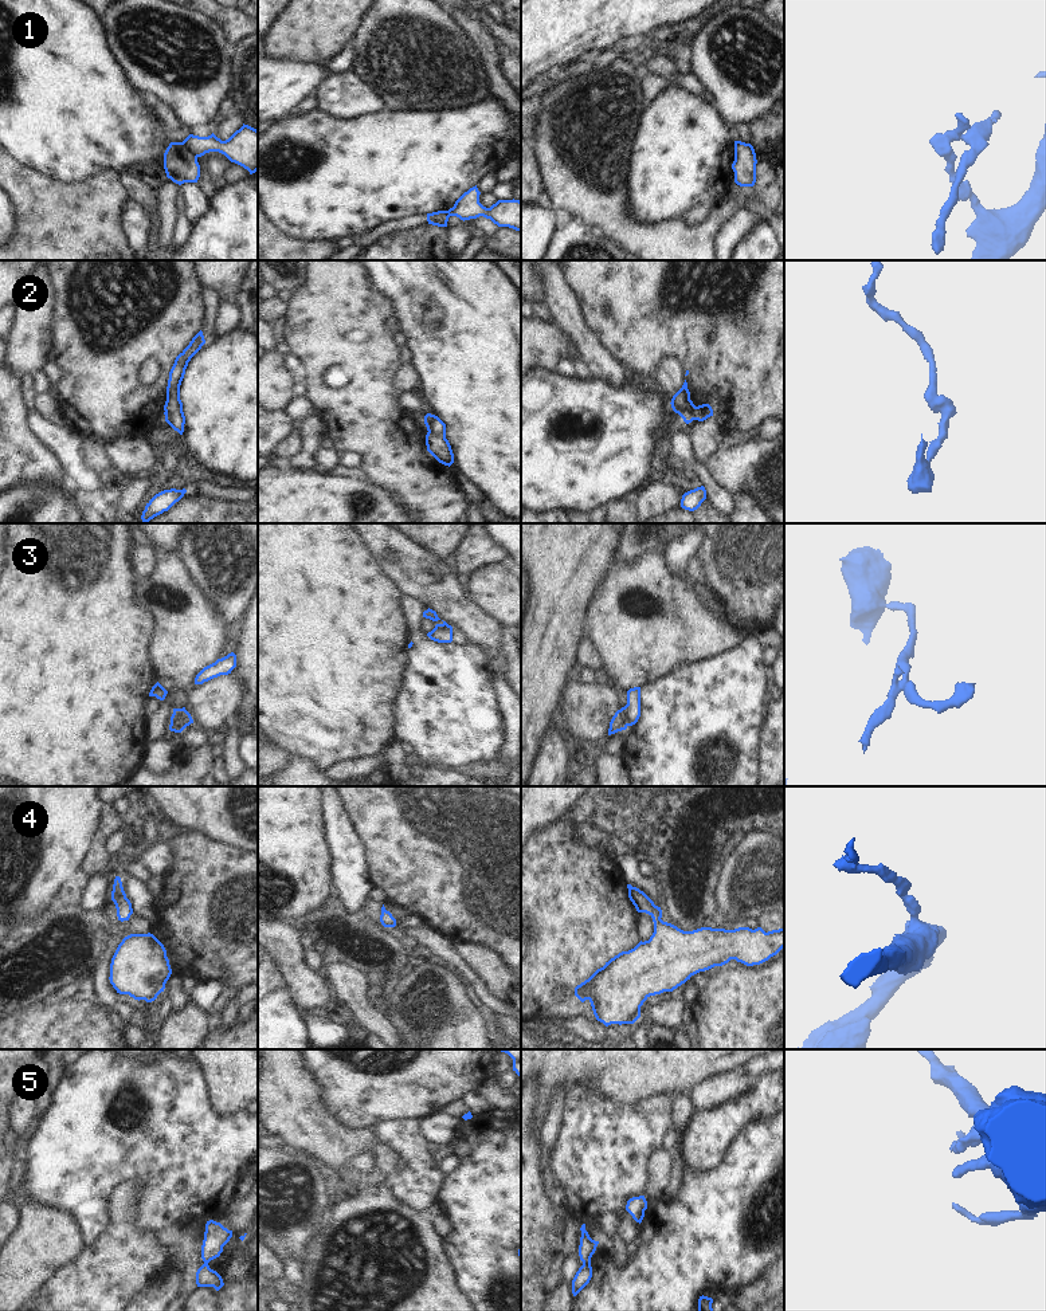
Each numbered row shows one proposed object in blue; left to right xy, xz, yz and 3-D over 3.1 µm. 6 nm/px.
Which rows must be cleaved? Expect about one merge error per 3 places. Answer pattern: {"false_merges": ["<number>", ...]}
{"false_merges": ["1", "2", "3", "5"]}

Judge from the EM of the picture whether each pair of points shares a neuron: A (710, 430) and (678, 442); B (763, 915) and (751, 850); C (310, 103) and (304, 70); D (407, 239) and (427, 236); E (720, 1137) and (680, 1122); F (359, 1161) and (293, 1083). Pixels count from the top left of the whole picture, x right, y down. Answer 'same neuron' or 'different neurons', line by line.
A: different neurons
B: different neurons
C: different neurons
D: same neuron
E: different neurons
F: different neurons

